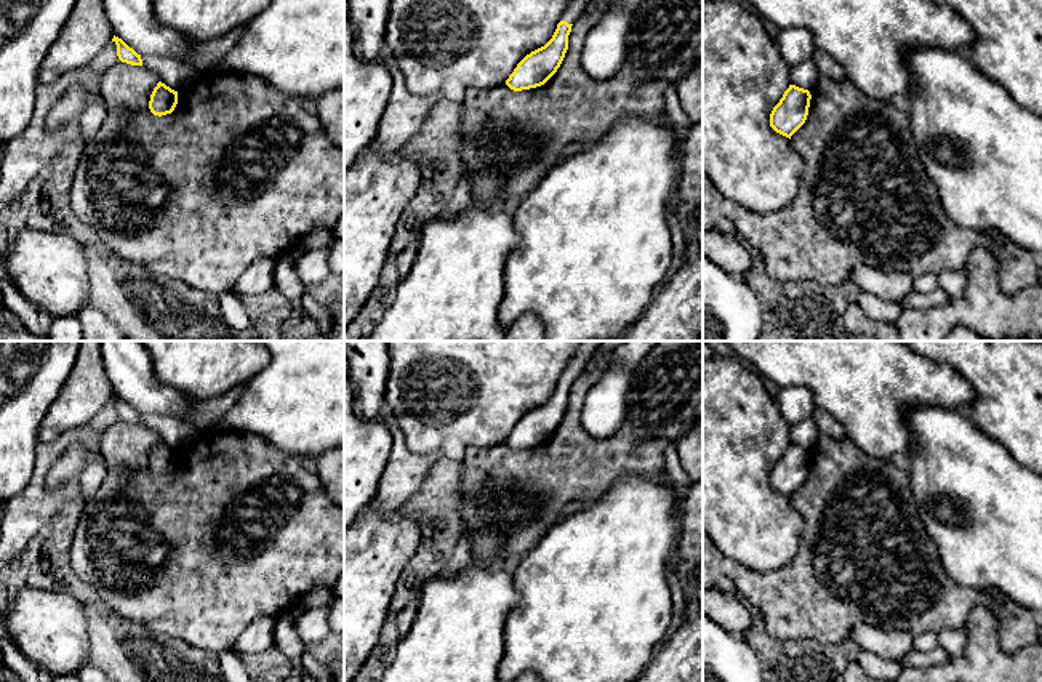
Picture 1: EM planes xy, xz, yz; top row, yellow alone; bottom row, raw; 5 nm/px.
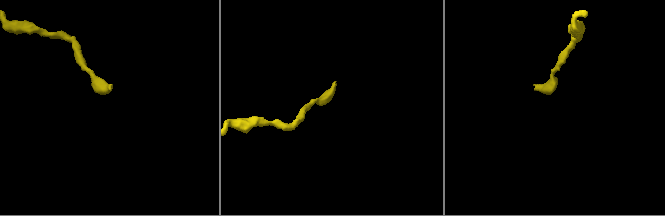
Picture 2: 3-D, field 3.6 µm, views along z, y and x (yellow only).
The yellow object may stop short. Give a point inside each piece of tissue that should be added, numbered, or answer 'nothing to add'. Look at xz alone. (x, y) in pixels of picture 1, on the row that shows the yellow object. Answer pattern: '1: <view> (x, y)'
1: xz (575, 10)

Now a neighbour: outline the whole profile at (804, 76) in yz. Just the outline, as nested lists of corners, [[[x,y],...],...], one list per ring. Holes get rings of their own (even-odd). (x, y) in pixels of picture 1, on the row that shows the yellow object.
[[[812,59],[796,66],[789,72],[791,85],[804,90],[813,90],[816,86],[818,69]]]

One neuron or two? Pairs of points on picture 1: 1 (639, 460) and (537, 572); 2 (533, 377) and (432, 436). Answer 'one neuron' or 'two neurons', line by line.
1: two neurons
2: one neuron

